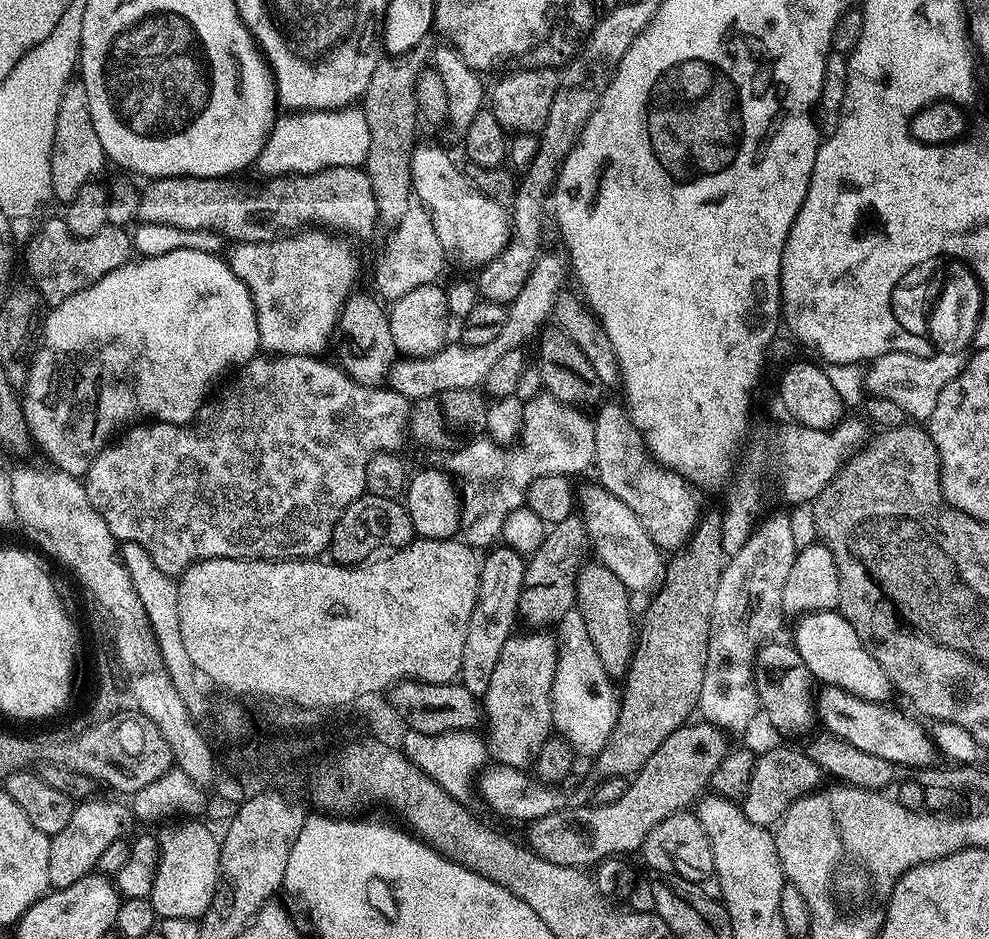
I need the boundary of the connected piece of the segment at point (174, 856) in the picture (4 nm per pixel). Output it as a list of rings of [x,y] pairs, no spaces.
[[[188,818],[183,822],[169,823],[158,832],[160,857],[150,897],[157,917],[199,918],[214,898],[216,884],[220,880],[221,841],[217,834],[215,836],[199,822],[199,819]]]

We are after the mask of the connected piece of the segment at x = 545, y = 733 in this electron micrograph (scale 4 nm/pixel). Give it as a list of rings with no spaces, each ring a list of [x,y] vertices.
[[[524,630],[521,634],[513,634],[506,646],[502,646],[502,654],[498,658],[498,666],[494,666],[494,674],[490,677],[490,686],[486,690],[486,694],[482,698],[482,712],[486,717],[486,724],[488,720],[488,736],[486,735],[487,751],[490,753],[491,759],[500,766],[512,767],[519,770],[524,770],[529,767],[535,761],[536,757],[540,754],[540,748],[547,742],[547,740],[553,735],[554,725],[552,723],[552,683],[556,677],[556,657],[558,655],[558,640],[555,635],[552,636],[551,631],[548,630]]]

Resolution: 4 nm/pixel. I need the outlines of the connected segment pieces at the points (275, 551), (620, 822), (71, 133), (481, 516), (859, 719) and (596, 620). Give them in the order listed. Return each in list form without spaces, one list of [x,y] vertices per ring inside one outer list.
[[[257,354],[254,359],[248,361],[239,369],[240,372],[220,393],[215,396],[211,402],[206,402],[200,407],[200,411],[196,413],[196,417],[192,420],[191,424],[183,426],[178,424],[162,424],[159,422],[140,422],[135,426],[129,427],[123,433],[124,436],[120,441],[117,439],[115,442],[109,443],[99,452],[94,458],[94,462],[88,468],[88,474],[83,481],[86,494],[90,498],[90,502],[94,506],[94,510],[98,510],[98,514],[102,514],[102,518],[110,526],[112,535],[116,537],[117,541],[125,544],[137,544],[142,546],[142,550],[146,550],[146,554],[150,554],[150,558],[154,558],[154,566],[158,566],[158,570],[162,570],[162,574],[173,578],[183,576],[192,564],[199,563],[200,560],[213,560],[214,558],[230,558],[231,560],[306,560],[309,558],[319,557],[321,554],[329,551],[332,542],[332,527],[338,522],[338,518],[342,518],[344,510],[350,507],[356,499],[365,495],[368,483],[366,482],[366,468],[373,456],[377,454],[396,454],[401,450],[400,447],[404,444],[404,431],[407,433],[410,428],[410,401],[402,394],[393,392],[387,386],[377,386],[375,388],[368,388],[364,384],[354,382],[347,376],[344,369],[337,366],[335,363],[320,360],[324,358],[317,358],[316,356],[282,356],[279,354]]]
[[[707,722],[694,723],[684,723],[662,742],[640,772],[631,777],[622,798],[609,804],[552,813],[535,821],[530,828],[531,850],[558,866],[582,869],[587,869],[588,864],[596,866],[609,857],[624,858],[627,852],[639,853],[658,822],[675,812],[691,809],[701,799],[700,791],[711,785],[714,770],[728,756],[729,737],[723,729]]]
[[[76,78],[68,83],[62,94],[62,102],[58,106],[58,122],[54,126],[54,142],[50,154],[50,182],[52,195],[61,205],[67,206],[74,198],[78,198],[78,190],[82,186],[93,183],[96,176],[106,165],[106,157],[102,150],[102,142],[98,142],[98,134],[90,118],[90,102],[86,98],[86,86],[83,80]]]
[[[541,394],[523,405],[518,433],[520,448],[497,446],[480,438],[461,443],[449,455],[453,456],[449,458],[446,468],[458,481],[459,535],[464,543],[477,550],[495,545],[501,539],[507,516],[525,507],[528,488],[538,478],[550,474],[572,478],[575,472],[584,472],[587,468],[589,471],[593,467],[594,423],[584,416],[587,415],[583,411],[562,404],[550,395]]]
[[[824,686],[815,693],[814,712],[821,720],[823,731],[838,737],[875,758],[882,758],[895,766],[908,764],[909,769],[922,768],[933,763],[938,753],[927,731],[924,732],[912,720],[907,720],[900,712],[884,708],[883,703],[875,704],[858,698],[841,688]]]
[[[592,562],[579,573],[576,580],[576,608],[582,614],[586,622],[586,631],[590,633],[590,642],[594,642],[594,650],[606,670],[606,674],[613,678],[624,678],[631,666],[633,649],[636,647],[637,625],[632,625],[632,608],[628,605],[630,590],[614,578],[614,574],[609,568],[605,568],[599,562]]]

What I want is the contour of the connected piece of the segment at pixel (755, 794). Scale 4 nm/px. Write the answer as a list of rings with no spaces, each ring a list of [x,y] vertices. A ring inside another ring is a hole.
[[[772,748],[769,752],[760,752],[756,757],[754,774],[750,774],[750,786],[746,790],[742,801],[742,807],[746,818],[751,824],[762,824],[765,826],[775,826],[786,814],[786,810],[798,798],[805,796],[807,792],[815,791],[821,787],[822,773],[817,764],[807,756],[805,751],[798,752],[794,748]]]

